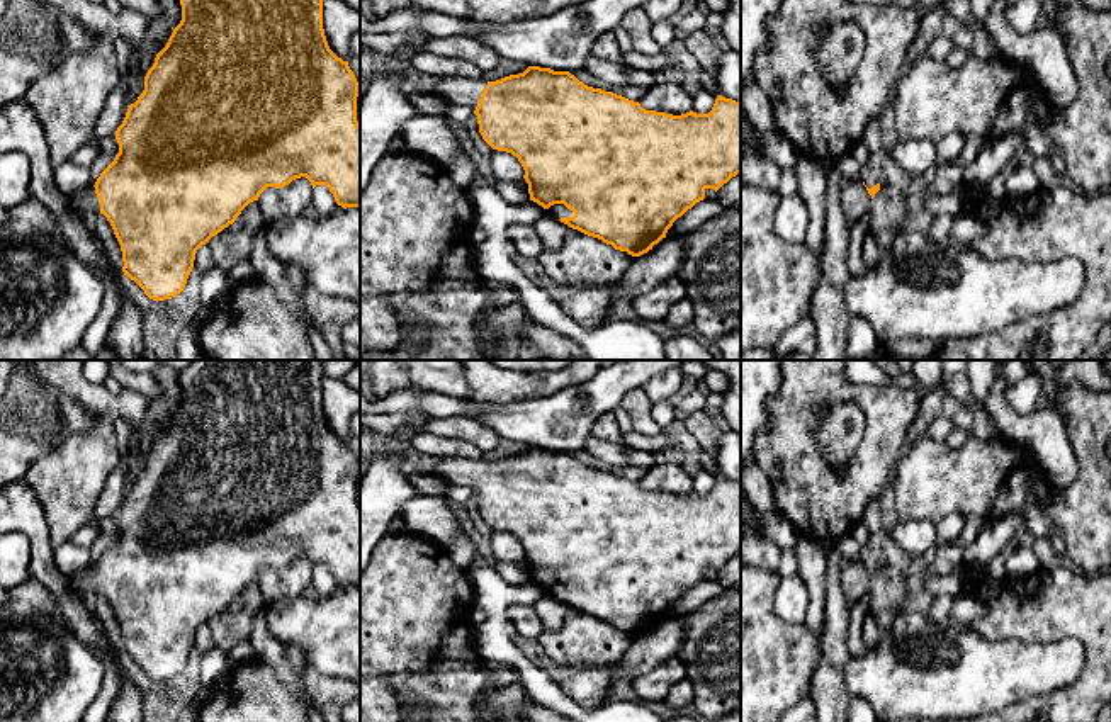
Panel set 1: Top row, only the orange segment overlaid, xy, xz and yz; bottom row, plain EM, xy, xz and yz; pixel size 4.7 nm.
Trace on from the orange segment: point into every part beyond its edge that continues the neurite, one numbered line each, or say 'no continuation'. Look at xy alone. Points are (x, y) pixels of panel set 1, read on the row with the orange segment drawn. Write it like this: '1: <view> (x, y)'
1: xy (85, 201)

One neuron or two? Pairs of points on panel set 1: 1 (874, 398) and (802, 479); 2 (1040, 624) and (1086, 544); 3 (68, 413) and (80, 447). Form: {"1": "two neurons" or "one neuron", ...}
{"1": "one neuron", "2": "two neurons", "3": "two neurons"}

